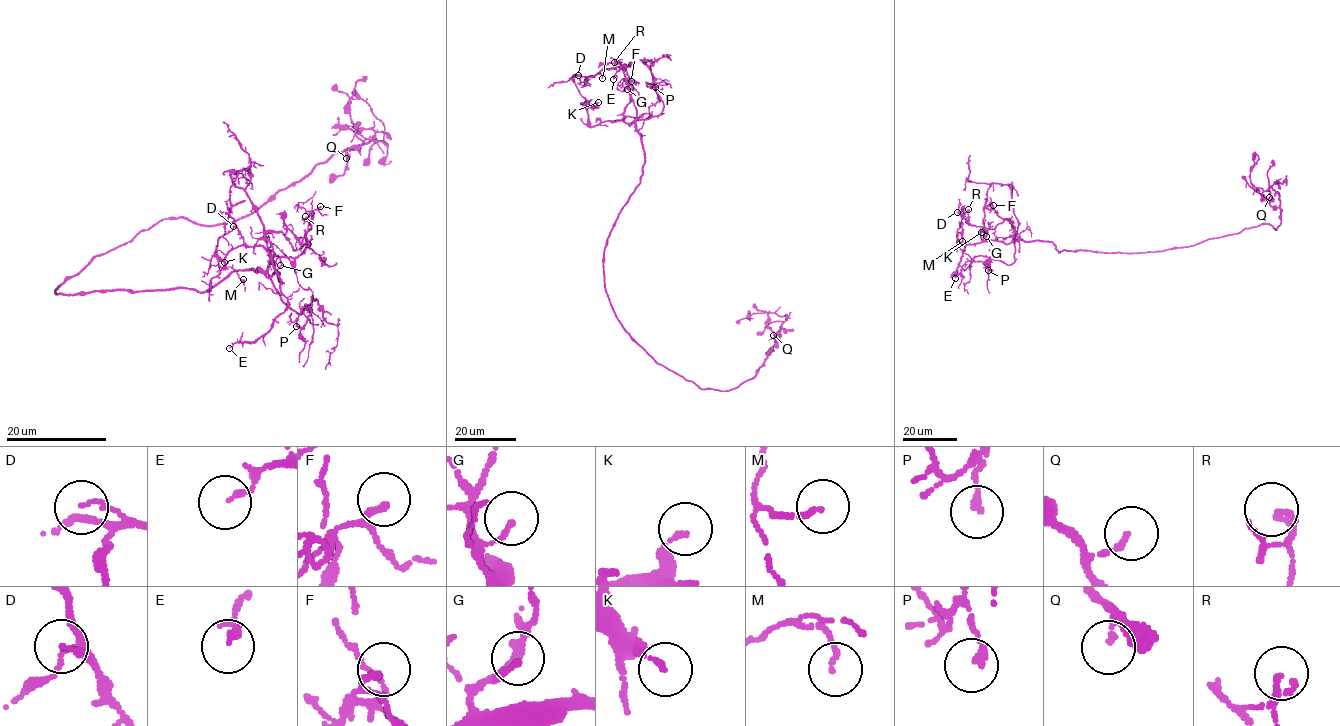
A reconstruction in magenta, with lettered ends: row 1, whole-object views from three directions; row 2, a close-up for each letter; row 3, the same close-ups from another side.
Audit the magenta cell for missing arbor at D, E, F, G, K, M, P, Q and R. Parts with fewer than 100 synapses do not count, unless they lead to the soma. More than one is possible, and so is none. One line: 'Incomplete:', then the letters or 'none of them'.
Incomplete: none of them

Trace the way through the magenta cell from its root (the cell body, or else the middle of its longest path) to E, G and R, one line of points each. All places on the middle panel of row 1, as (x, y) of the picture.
E: (616, 316), (605, 289), (605, 247), (639, 183), (644, 150), (622, 69), (631, 64), (621, 66), (613, 79)
G: (616, 316), (605, 289), (605, 247), (621, 208), (639, 183), (644, 158), (636, 127), (637, 109), (627, 89)
R: (616, 316), (605, 289), (605, 247), (639, 183), (644, 150), (635, 117), (623, 115), (630, 78), (614, 62)

